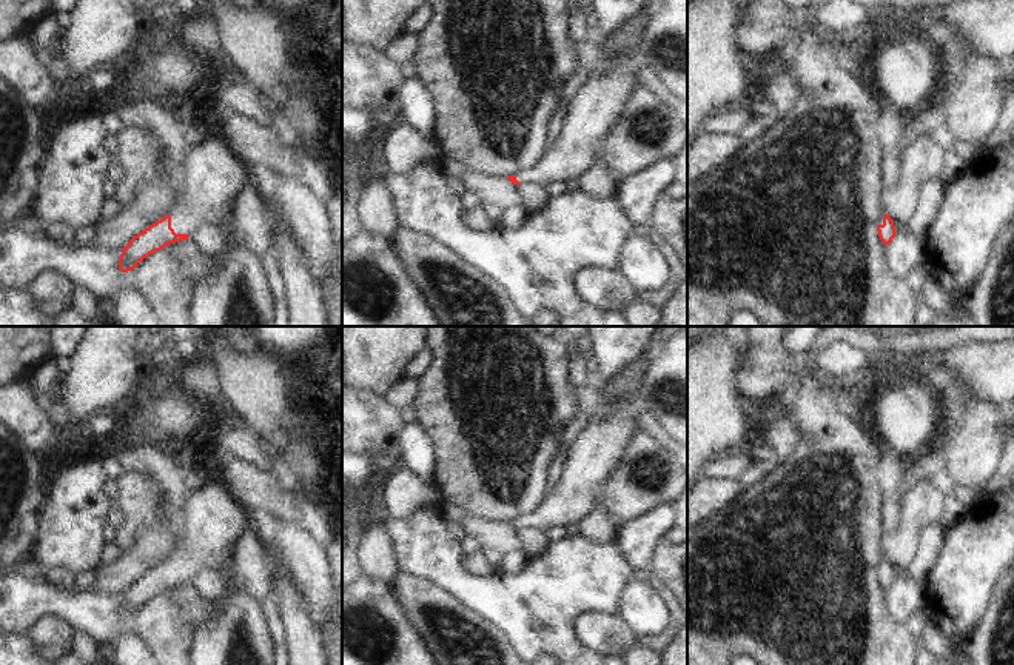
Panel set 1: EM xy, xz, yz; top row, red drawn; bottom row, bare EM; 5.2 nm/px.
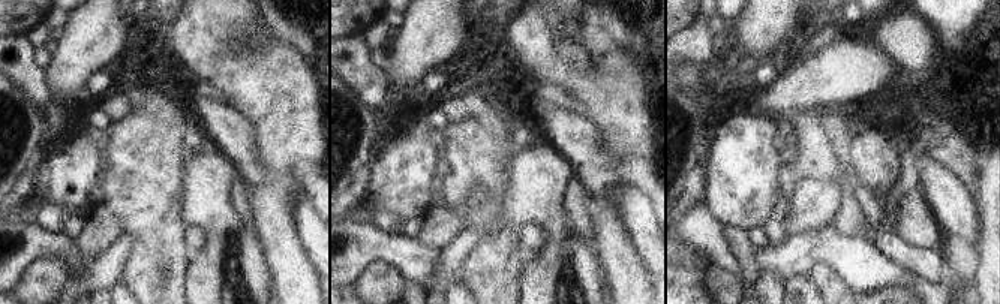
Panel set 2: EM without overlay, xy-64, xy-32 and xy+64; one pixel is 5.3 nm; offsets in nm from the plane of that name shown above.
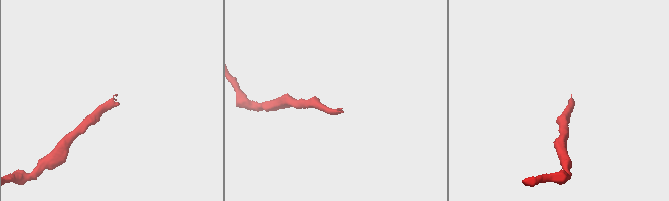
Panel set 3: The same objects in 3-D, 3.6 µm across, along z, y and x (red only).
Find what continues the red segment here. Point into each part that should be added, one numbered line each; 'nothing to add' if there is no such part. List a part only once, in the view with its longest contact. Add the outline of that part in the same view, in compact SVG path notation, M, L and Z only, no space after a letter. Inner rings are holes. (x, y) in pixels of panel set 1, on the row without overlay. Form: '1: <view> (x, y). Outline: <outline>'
1: xy (236, 634). Outline: M205 483L180 505L185 536L170 554L176 579L191 580L200 570L230 570L216 611L194 633L190 665L271 665L273 645L260 602L233 582L233 551L250 523L248 514L222 483Z

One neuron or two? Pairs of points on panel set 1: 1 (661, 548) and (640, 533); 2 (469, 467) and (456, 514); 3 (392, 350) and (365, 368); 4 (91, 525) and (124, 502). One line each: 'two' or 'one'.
1: two
2: two
3: one
4: two

